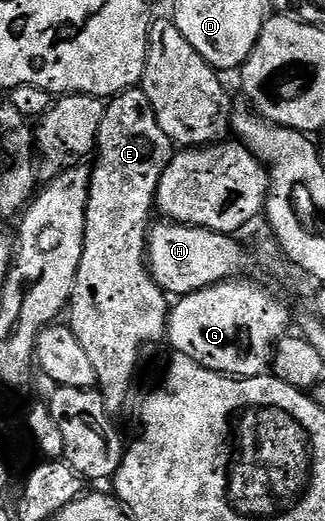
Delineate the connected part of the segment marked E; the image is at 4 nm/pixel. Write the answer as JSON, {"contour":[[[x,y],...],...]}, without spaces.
{"contour":[[[141,88],[126,90],[123,94],[115,94],[113,98],[106,102],[106,111],[104,112],[104,120],[100,124],[100,132],[98,133],[98,141],[96,143],[96,155],[98,154],[98,163],[93,163],[90,171],[90,196],[88,198],[88,216],[86,217],[86,227],[84,228],[84,252],[80,256],[80,268],[76,272],[76,284],[72,288],[72,296],[70,297],[70,305],[68,307],[68,325],[70,331],[76,336],[76,340],[80,340],[80,344],[84,347],[84,352],[88,356],[92,368],[96,368],[96,376],[98,377],[97,389],[100,391],[106,408],[111,412],[117,412],[126,402],[126,397],[130,394],[130,385],[134,382],[134,373],[138,370],[138,357],[142,354],[142,345],[145,342],[158,342],[167,337],[168,319],[172,309],[171,303],[168,301],[168,295],[165,290],[161,290],[150,275],[150,268],[146,256],[146,243],[150,237],[152,229],[152,221],[150,222],[150,210],[155,209],[156,199],[158,197],[158,185],[160,184],[160,176],[168,168],[172,157],[172,143],[170,137],[164,132],[164,128],[160,128],[160,124],[156,120],[156,112],[152,112],[152,104],[148,104],[148,96],[144,96]]]}

